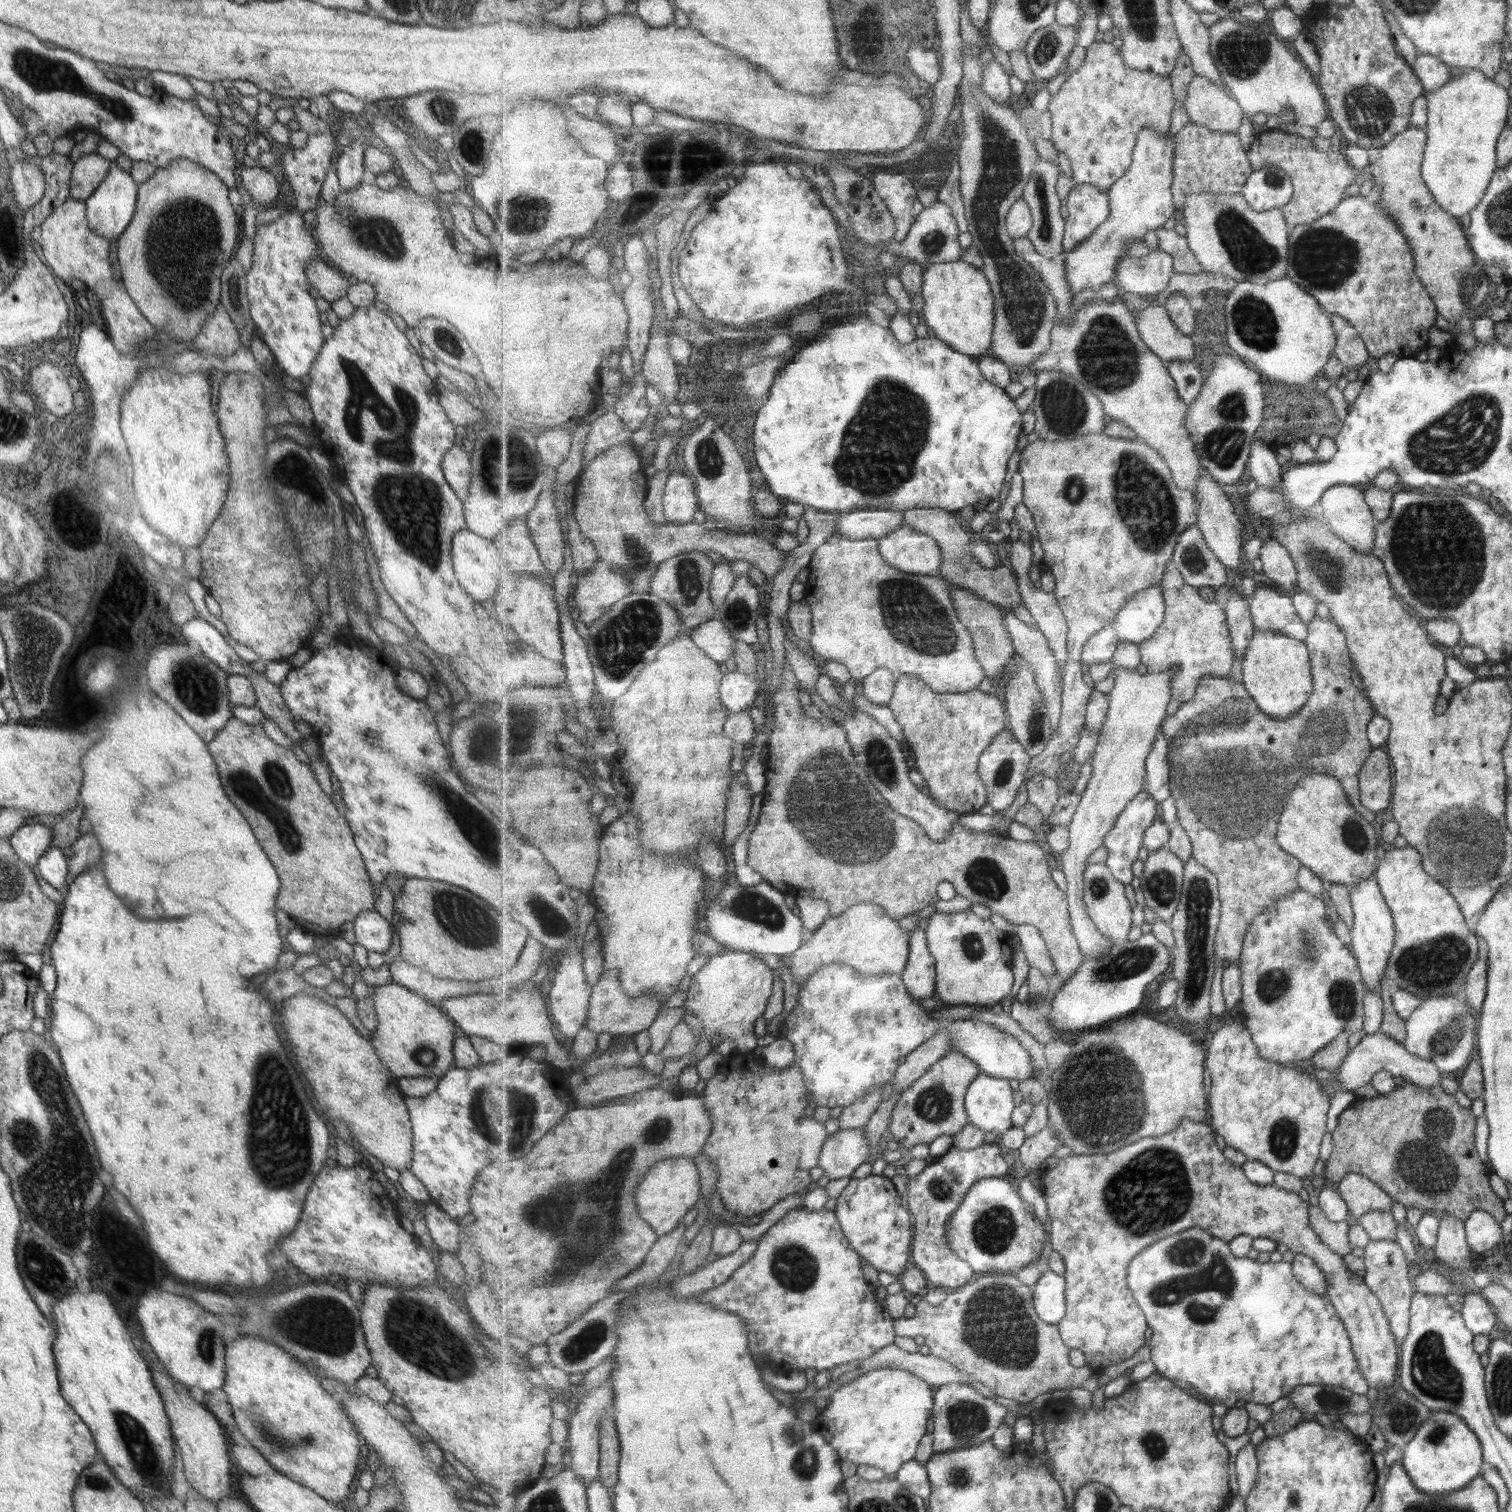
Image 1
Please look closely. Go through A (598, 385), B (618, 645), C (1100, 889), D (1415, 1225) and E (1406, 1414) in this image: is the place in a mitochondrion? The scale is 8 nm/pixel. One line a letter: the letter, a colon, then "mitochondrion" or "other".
A: other
B: mitochondrion
C: mitochondrion
D: other
E: mitochondrion

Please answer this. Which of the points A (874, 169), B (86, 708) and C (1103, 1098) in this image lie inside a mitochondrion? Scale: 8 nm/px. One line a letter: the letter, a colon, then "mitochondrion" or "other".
A: other
B: other
C: mitochondrion

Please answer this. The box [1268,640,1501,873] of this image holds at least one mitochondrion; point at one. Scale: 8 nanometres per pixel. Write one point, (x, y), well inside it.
(1354, 837)

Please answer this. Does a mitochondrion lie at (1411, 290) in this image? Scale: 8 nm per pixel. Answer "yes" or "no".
no

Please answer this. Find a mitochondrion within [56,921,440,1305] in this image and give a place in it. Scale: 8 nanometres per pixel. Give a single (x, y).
(279, 1140)

